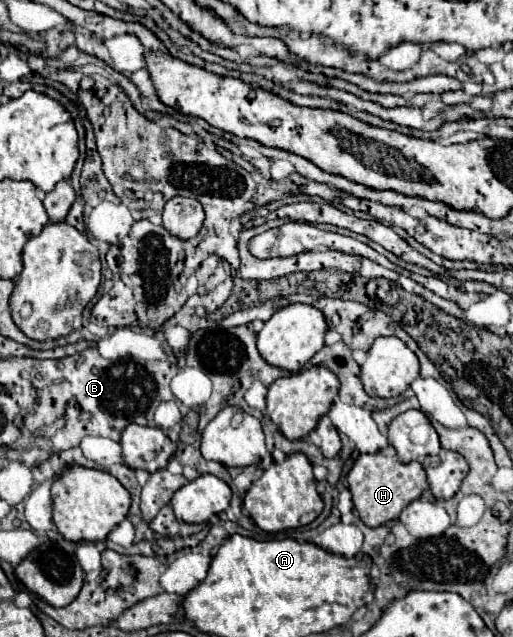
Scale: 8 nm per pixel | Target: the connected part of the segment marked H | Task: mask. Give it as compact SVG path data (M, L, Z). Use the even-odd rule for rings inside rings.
M393 446L383 448L381 452L377 452L377 456L361 454L355 460L351 472L347 474L347 482L353 494L353 504L359 512L359 518L371 528L397 520L403 508L409 506L413 500L417 500L427 490L427 476L425 476L423 466L419 462L401 464L397 460Z

